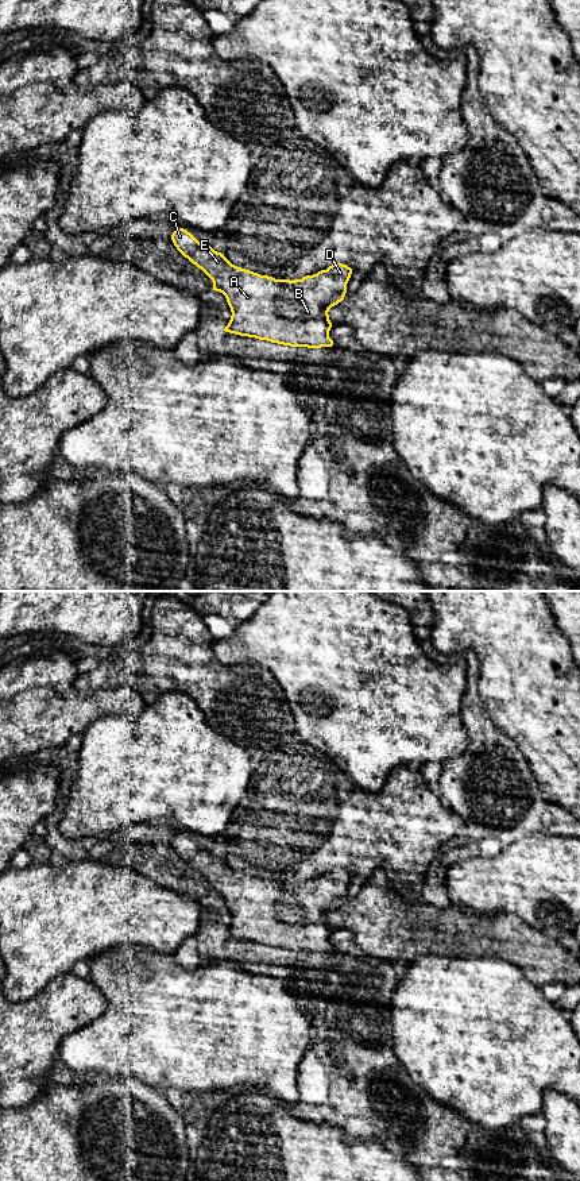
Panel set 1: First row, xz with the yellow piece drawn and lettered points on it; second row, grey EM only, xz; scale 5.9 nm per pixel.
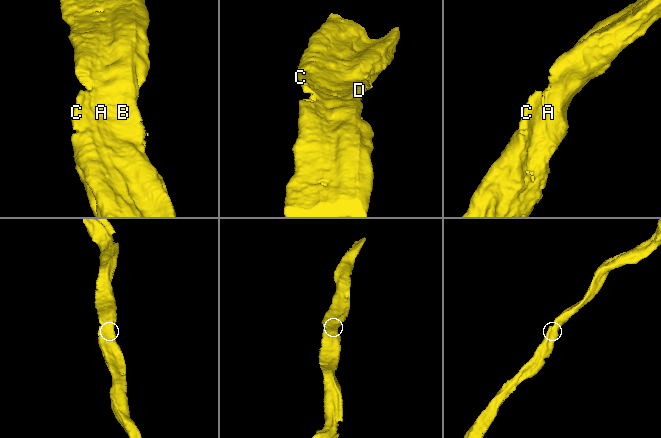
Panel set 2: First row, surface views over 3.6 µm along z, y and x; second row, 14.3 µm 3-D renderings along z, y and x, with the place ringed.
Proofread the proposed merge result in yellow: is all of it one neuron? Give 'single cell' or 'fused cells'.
single cell

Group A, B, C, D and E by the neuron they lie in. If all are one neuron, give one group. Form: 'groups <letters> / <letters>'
groups A B C D E

